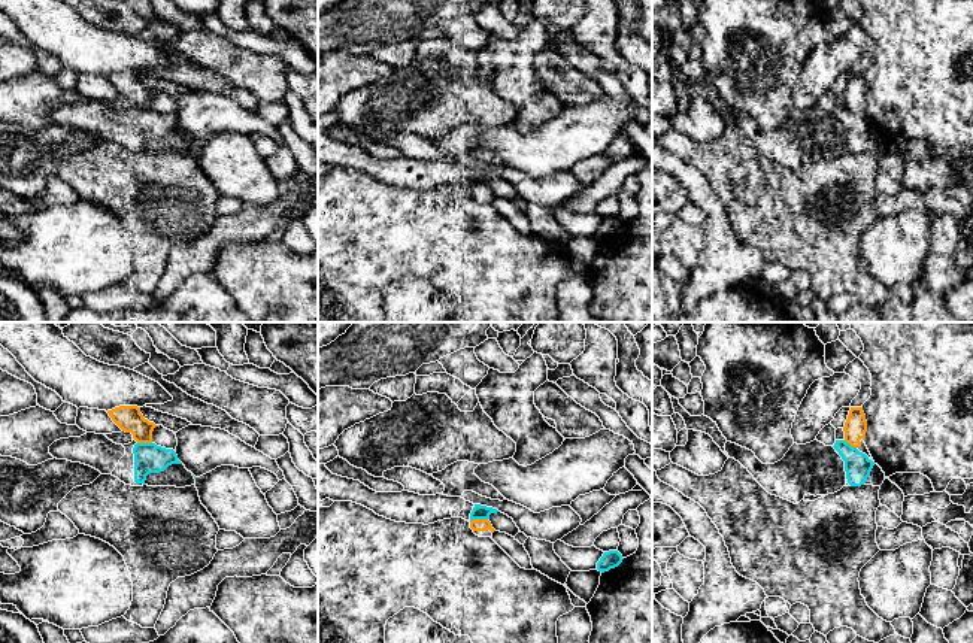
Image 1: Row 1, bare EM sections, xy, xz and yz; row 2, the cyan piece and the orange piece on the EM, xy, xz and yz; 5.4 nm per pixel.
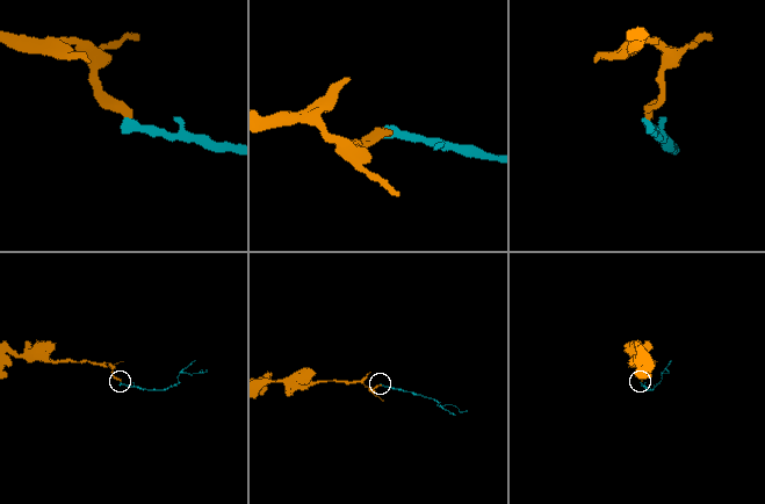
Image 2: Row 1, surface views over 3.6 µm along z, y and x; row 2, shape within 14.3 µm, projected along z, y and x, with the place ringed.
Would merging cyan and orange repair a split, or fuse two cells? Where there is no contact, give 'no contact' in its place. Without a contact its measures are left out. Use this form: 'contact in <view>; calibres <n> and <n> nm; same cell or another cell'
contact in xz; calibres 80 and 60 nm; another cell

